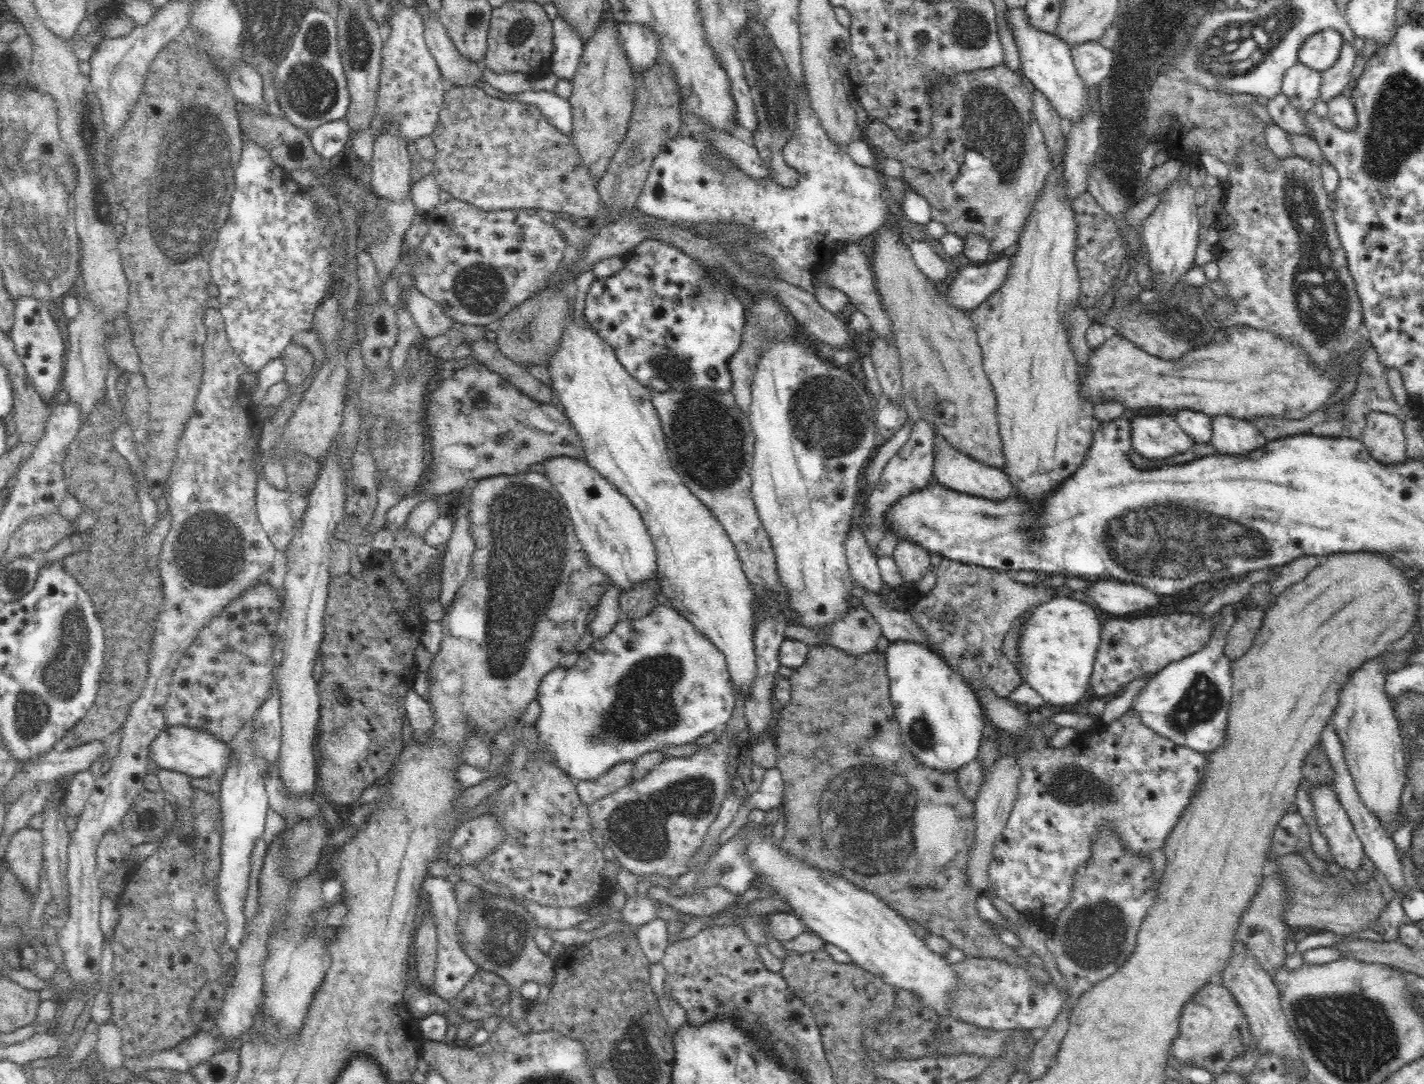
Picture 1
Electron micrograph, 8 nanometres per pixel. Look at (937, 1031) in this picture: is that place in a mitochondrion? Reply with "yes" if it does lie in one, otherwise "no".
no

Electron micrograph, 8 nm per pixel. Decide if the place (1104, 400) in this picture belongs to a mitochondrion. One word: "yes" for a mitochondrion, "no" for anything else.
no

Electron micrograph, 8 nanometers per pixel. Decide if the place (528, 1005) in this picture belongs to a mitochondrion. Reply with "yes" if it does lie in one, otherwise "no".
no

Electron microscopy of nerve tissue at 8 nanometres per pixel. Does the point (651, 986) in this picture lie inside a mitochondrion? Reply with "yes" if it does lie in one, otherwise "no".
no

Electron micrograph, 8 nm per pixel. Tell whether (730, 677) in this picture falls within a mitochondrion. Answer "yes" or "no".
no

